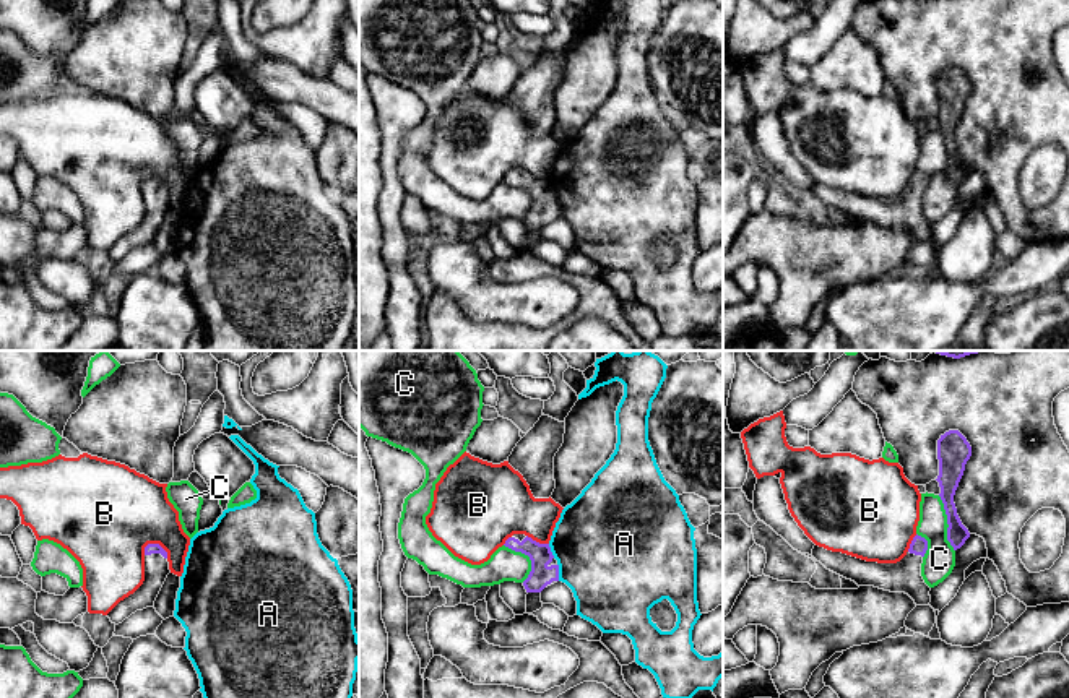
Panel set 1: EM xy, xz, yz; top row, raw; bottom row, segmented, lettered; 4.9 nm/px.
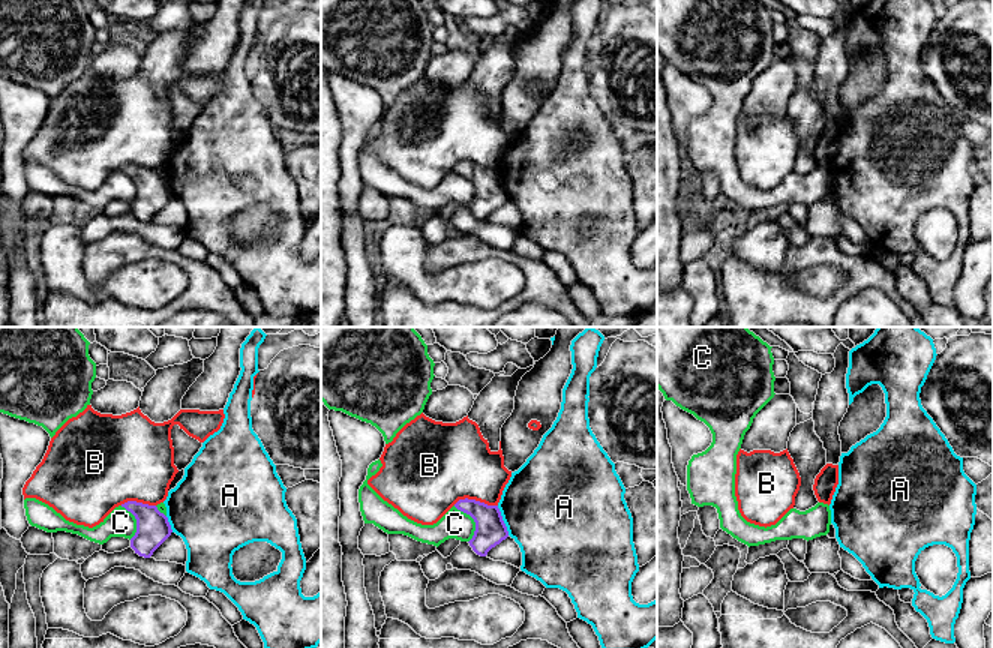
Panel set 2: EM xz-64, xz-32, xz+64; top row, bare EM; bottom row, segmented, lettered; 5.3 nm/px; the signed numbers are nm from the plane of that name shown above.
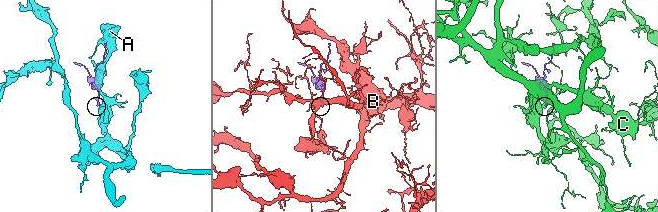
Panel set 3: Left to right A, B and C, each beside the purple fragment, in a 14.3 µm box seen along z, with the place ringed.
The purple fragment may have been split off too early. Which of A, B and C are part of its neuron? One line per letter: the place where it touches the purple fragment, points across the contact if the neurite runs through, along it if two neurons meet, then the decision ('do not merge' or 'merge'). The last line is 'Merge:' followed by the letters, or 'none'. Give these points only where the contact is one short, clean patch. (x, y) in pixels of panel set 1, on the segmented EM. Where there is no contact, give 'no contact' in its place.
A: contact xz (558, 572); do not merge
B: contact xy (158, 544); border xy (143, 547), (158, 544), (168, 557); do not merge
C: contact yz (947, 523); border yz (938, 495), (946, 515), (947, 541), (954, 551); do not merge
Merge: none

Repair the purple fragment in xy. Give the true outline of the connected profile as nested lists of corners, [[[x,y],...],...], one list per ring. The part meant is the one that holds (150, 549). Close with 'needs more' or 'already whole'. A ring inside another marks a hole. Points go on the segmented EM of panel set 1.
[[[148,544],[145,547],[145,581],[107,614],[110,622],[119,625],[136,610],[153,607],[169,573],[167,552],[159,544]]]; needs more

